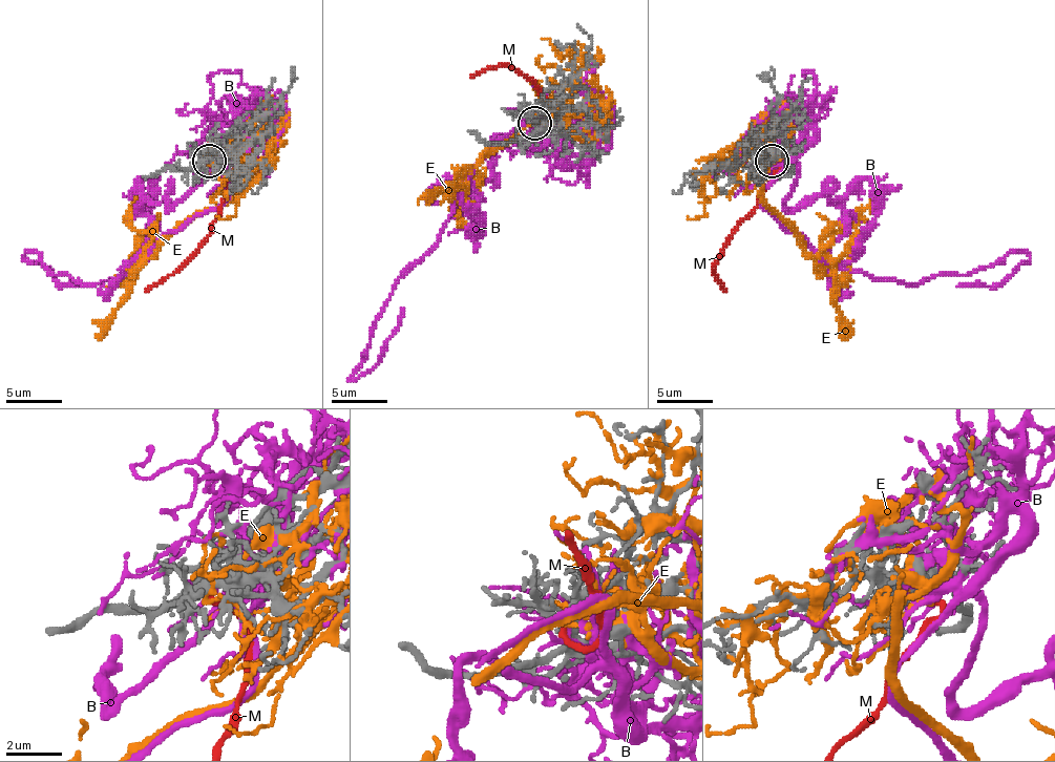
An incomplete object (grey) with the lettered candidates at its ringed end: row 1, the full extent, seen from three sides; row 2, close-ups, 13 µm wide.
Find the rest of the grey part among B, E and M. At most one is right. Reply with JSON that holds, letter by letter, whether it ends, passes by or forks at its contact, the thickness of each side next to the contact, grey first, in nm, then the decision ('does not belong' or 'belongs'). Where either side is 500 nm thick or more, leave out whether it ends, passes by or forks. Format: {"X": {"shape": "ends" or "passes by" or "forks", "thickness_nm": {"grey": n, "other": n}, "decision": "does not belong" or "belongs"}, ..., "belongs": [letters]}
{"B": {"shape": "forks", "thickness_nm": {"grey": 380, "other": 80}, "decision": "does not belong"}, "E": {"shape": "forks", "thickness_nm": {"grey": 380, "other": 120}, "decision": "does not belong"}, "M": {"shape": "ends", "thickness_nm": {"grey": 360, "other": 190}, "decision": "belongs"}, "belongs": ["M"]}

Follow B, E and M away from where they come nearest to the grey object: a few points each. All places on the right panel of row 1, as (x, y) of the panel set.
B: (768, 160), (782, 168), (763, 202), (839, 269), (923, 283), (1027, 255), (998, 283), (956, 286)
E: (768, 160), (772, 154), (755, 134), (768, 154), (763, 198), (799, 244), (832, 269), (839, 331), (847, 339)
M: (772, 160), (780, 165), (777, 173), (715, 263), (715, 277), (726, 292)

